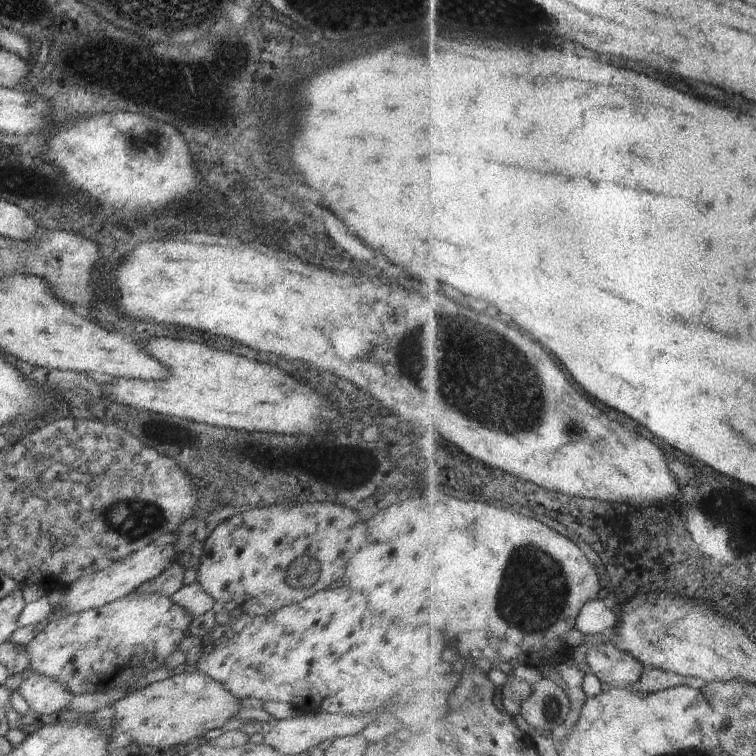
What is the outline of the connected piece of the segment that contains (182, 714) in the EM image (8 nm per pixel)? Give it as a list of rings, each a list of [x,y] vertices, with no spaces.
[[[198,671],[184,672],[151,683],[117,700],[111,706],[114,710],[112,730],[122,730],[138,746],[160,749],[186,744],[188,740],[203,737],[212,728],[222,728],[244,709],[242,699],[232,696],[232,692],[224,688],[224,684]]]

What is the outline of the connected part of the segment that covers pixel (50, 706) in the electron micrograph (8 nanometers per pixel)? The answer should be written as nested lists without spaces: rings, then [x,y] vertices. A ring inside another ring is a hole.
[[[34,673],[18,686],[18,694],[38,714],[52,714],[67,708],[74,694],[58,680]]]

